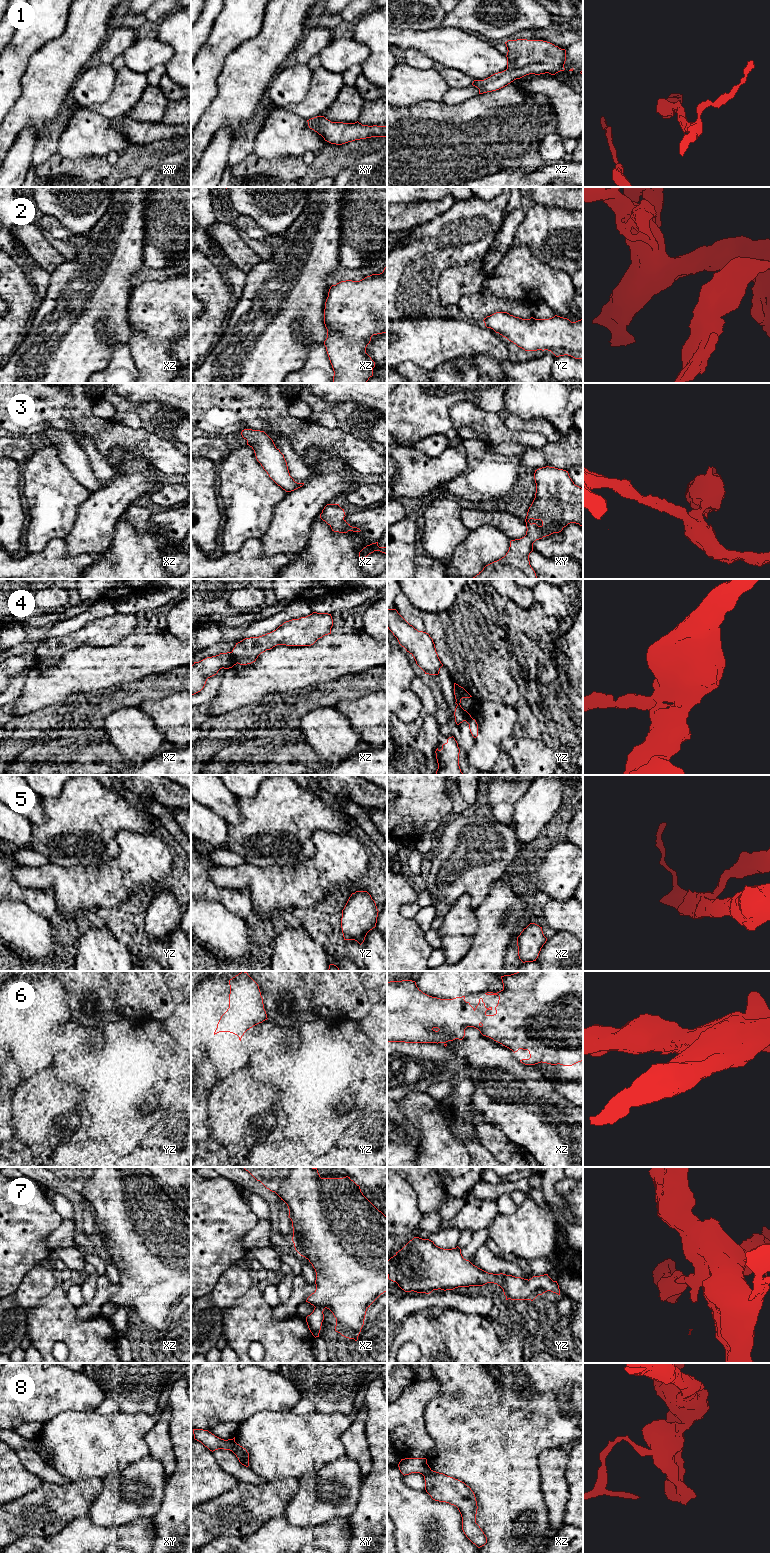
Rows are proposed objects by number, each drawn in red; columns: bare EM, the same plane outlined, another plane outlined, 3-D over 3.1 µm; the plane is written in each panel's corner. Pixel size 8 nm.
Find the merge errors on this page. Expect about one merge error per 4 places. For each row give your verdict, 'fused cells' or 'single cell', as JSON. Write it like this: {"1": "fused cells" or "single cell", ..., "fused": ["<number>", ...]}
{"1": "single cell", "2": "single cell", "3": "single cell", "4": "fused cells", "5": "single cell", "6": "single cell", "7": "single cell", "8": "fused cells", "fused": ["4", "8"]}

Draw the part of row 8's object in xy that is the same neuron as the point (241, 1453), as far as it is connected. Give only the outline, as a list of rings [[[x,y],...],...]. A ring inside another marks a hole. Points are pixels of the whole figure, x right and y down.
[[[235,1442],[232,1452],[236,1455],[242,1465],[246,1467],[249,1466],[249,1453],[245,1448]]]

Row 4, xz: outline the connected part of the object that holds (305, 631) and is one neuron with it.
[[[317,613],[284,622],[276,630],[259,637],[245,638],[236,643],[232,654],[240,665],[251,664],[258,656],[277,645],[311,646],[318,639],[331,634],[331,614]]]

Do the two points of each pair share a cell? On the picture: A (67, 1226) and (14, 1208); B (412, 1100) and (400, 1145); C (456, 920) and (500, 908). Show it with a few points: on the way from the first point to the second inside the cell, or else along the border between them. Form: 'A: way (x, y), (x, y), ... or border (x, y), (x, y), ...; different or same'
A: border (64, 1220), (45, 1241); different
B: border (397, 1104), (402, 1114), (418, 1131), (420, 1140); different
C: border (476, 910), (477, 928), (473, 938); different

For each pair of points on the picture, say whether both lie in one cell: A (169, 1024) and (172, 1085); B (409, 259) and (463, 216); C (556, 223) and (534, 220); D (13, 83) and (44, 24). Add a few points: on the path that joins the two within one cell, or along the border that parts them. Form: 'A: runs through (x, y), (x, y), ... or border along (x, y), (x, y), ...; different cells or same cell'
A: border along (161, 1022), (166, 1032), (180, 1046); different cells
B: runs through (422, 256), (450, 229); same cell
C: runs through (551, 223), (539, 223); same cell
D: runs through (13, 68), (13, 60), (17, 53), (30, 39); same cell

